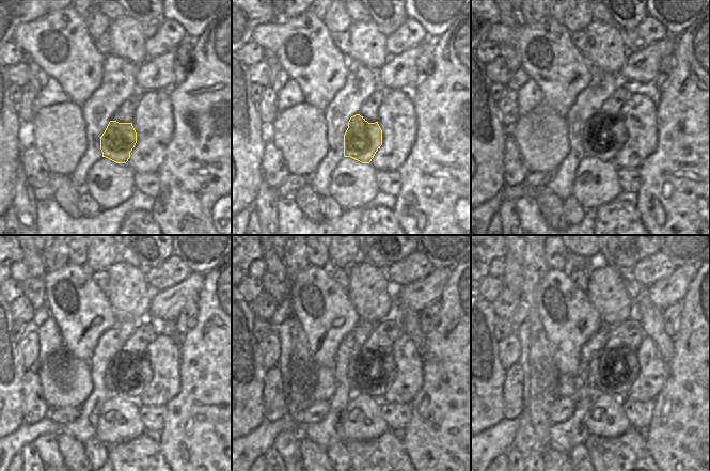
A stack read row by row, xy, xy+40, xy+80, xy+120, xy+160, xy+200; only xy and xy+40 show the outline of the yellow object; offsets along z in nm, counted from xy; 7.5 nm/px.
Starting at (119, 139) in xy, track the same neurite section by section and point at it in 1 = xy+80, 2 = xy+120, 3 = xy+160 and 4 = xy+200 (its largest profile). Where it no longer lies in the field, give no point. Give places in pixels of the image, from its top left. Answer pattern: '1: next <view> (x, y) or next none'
1: next xy+80 (605, 139)
2: next xy+120 (137, 375)
3: next xy+160 (380, 373)
4: next xy+200 (620, 373)

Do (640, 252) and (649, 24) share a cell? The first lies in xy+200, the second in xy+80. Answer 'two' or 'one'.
two

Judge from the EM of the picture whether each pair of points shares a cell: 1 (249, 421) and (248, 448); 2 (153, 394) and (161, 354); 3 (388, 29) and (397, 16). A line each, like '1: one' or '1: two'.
1: two
2: one
3: one

